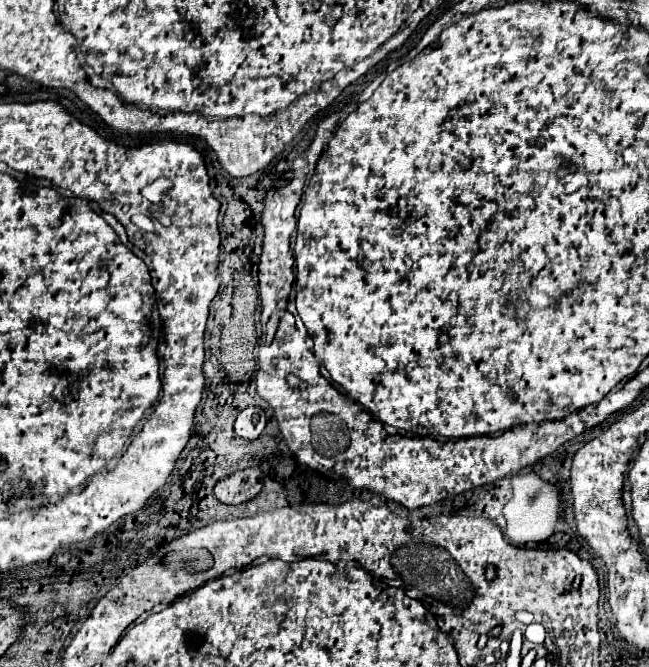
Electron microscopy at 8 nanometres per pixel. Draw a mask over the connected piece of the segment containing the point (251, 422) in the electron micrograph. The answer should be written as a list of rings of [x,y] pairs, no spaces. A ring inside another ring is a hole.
[[[254,406],[254,408],[244,408],[236,416],[234,432],[236,432],[236,436],[240,436],[244,440],[256,440],[262,434],[264,426],[266,426],[264,410],[258,408],[258,406]]]

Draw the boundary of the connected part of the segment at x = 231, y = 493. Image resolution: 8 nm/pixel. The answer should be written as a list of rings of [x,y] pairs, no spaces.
[[[258,466],[238,470],[230,474],[228,478],[222,478],[216,488],[214,496],[224,504],[244,504],[252,498],[256,498],[262,490],[262,470]]]

